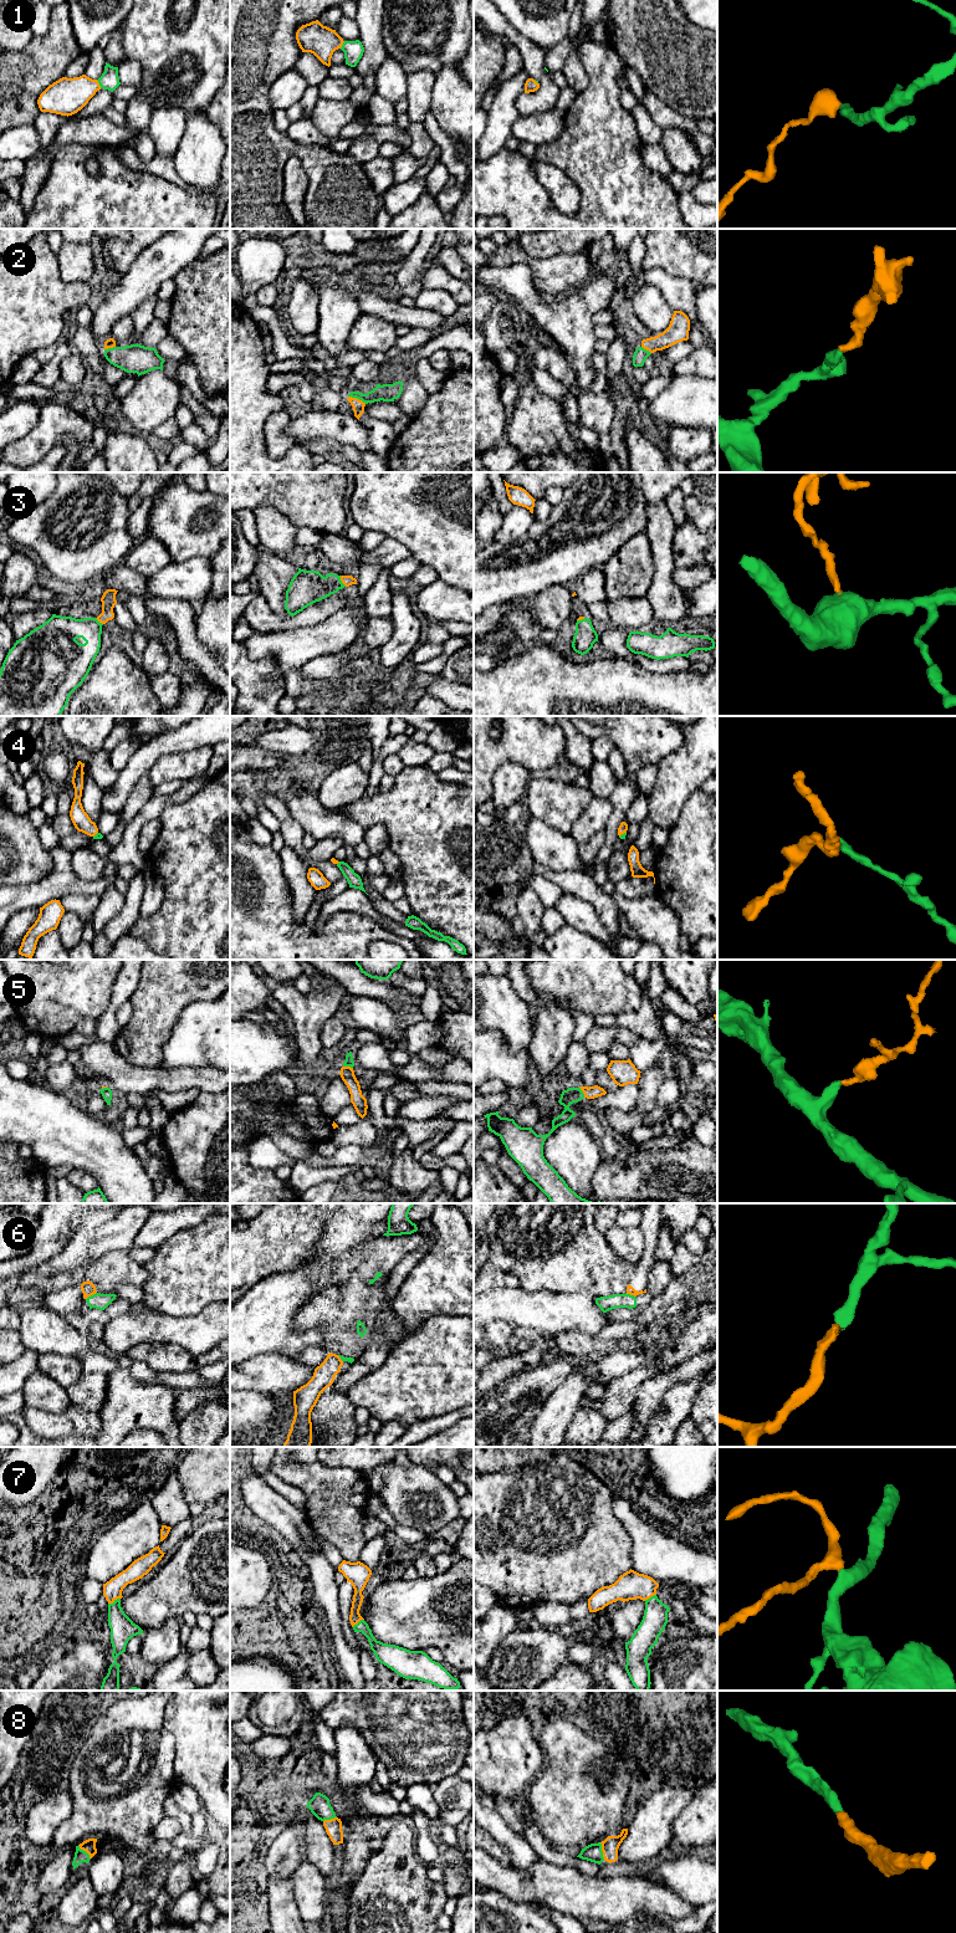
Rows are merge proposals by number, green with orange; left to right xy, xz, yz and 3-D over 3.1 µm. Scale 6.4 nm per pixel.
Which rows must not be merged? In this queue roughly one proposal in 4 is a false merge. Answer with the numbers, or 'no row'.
no row

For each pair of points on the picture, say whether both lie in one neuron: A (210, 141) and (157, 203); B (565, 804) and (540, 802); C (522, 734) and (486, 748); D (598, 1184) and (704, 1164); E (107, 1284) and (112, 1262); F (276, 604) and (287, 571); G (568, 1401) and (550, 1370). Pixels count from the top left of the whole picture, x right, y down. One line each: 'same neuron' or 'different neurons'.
A: different neurons
B: same neuron
C: same neuron
D: same neuron
E: same neuron
F: same neuron
G: different neurons

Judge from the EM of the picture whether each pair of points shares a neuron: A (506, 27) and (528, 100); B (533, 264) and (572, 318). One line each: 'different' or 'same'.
A: same
B: different

